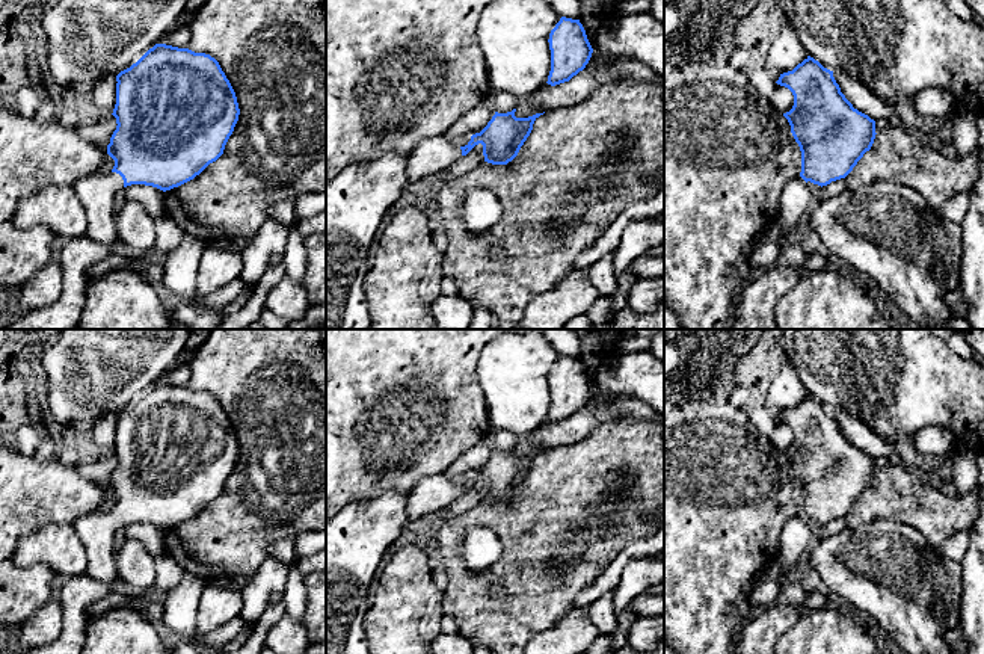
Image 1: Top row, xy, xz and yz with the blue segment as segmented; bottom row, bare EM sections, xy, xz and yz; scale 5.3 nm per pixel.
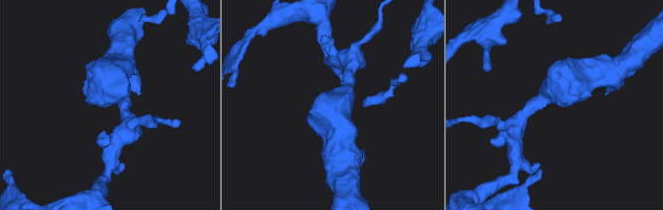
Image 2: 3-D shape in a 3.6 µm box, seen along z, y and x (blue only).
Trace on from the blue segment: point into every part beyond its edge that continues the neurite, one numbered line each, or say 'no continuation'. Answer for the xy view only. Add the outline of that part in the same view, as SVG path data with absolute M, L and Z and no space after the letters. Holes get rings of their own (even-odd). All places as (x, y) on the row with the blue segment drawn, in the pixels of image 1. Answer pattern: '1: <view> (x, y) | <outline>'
1: xy (95, 192) | M116 172L94 174L80 178L74 190L86 210L86 236L95 242L113 245L118 242L113 196L124 189L124 180Z

